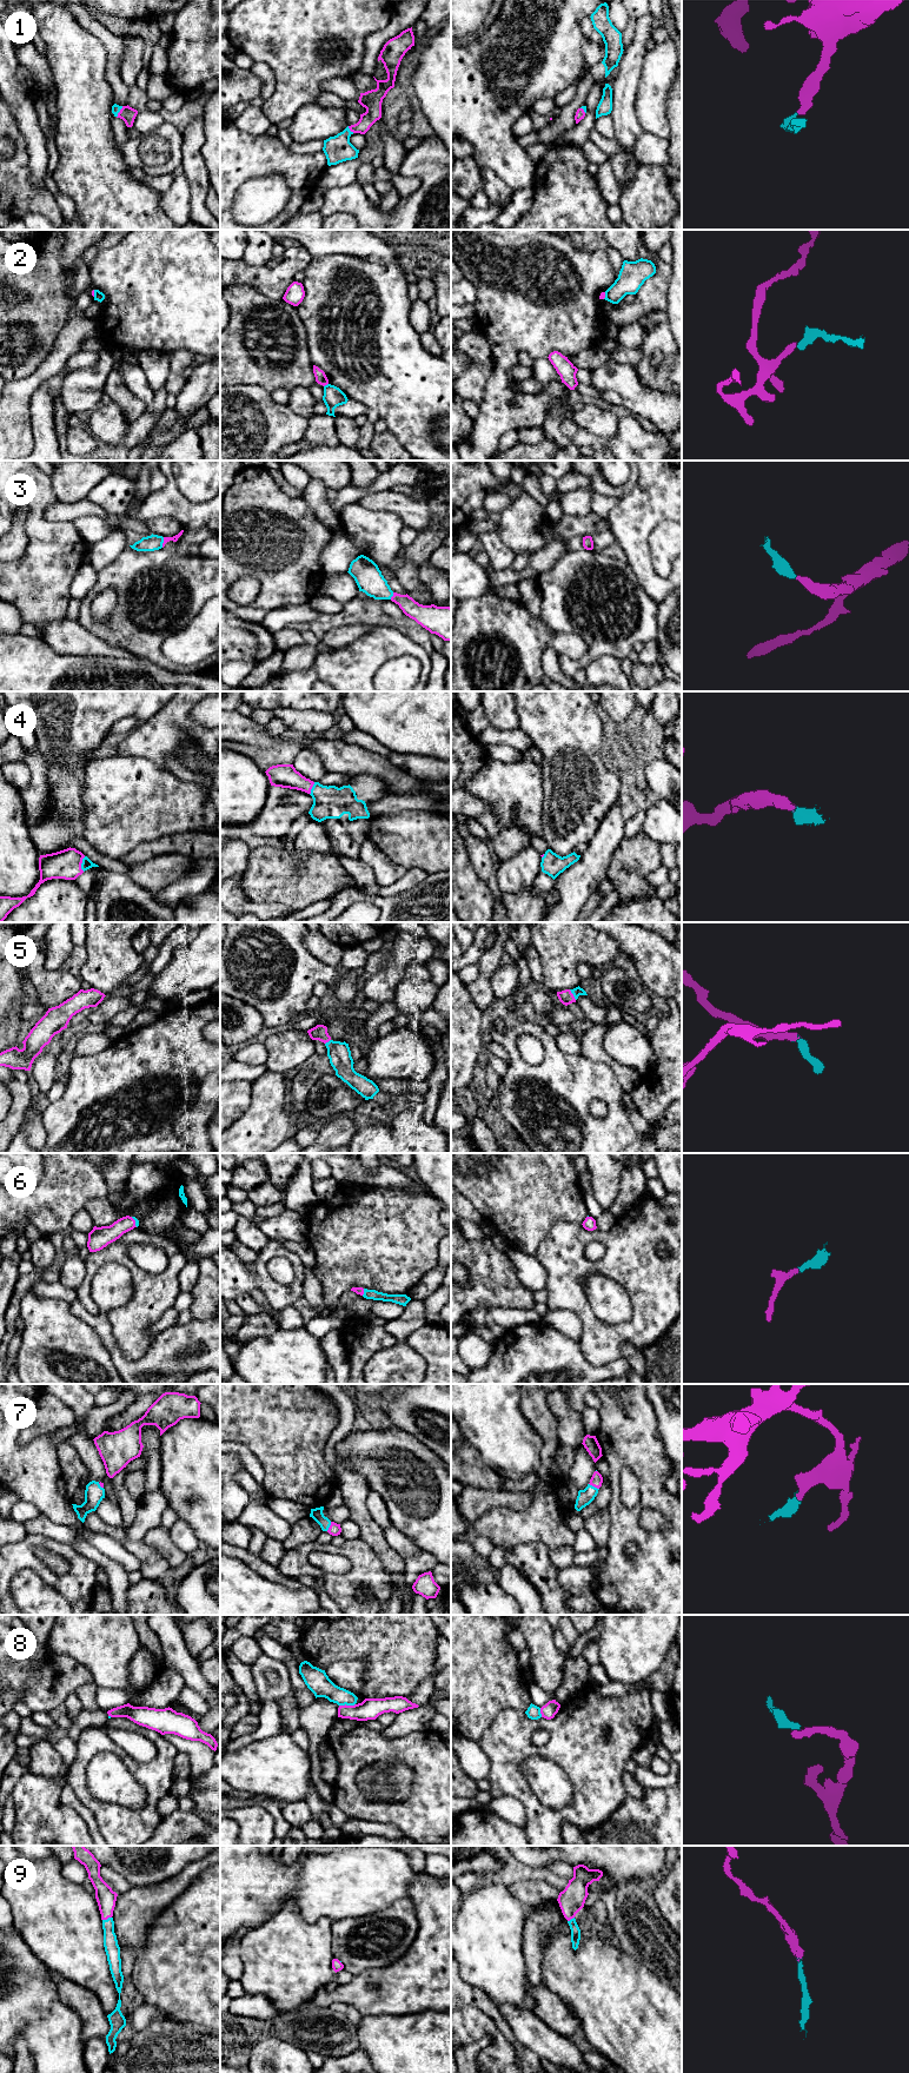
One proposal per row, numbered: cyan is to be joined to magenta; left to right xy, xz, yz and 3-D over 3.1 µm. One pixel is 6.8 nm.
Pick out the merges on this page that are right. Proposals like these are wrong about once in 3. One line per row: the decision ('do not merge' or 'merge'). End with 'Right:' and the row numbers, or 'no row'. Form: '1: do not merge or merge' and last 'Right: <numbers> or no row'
1: merge
2: do not merge
3: merge
4: merge
5: merge
6: merge
7: merge
8: do not merge
9: merge
Right: 1, 3, 4, 5, 6, 7, 9

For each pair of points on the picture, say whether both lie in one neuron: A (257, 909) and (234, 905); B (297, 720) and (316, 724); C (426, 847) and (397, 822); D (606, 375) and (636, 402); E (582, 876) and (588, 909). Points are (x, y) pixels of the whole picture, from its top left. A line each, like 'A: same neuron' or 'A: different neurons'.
A: same neuron
B: same neuron
C: same neuron
D: same neuron
E: different neurons

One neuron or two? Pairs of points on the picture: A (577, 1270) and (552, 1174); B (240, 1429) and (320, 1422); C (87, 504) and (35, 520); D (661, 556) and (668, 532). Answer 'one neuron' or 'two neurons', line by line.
A: two neurons
B: one neuron
C: two neurons
D: one neuron

